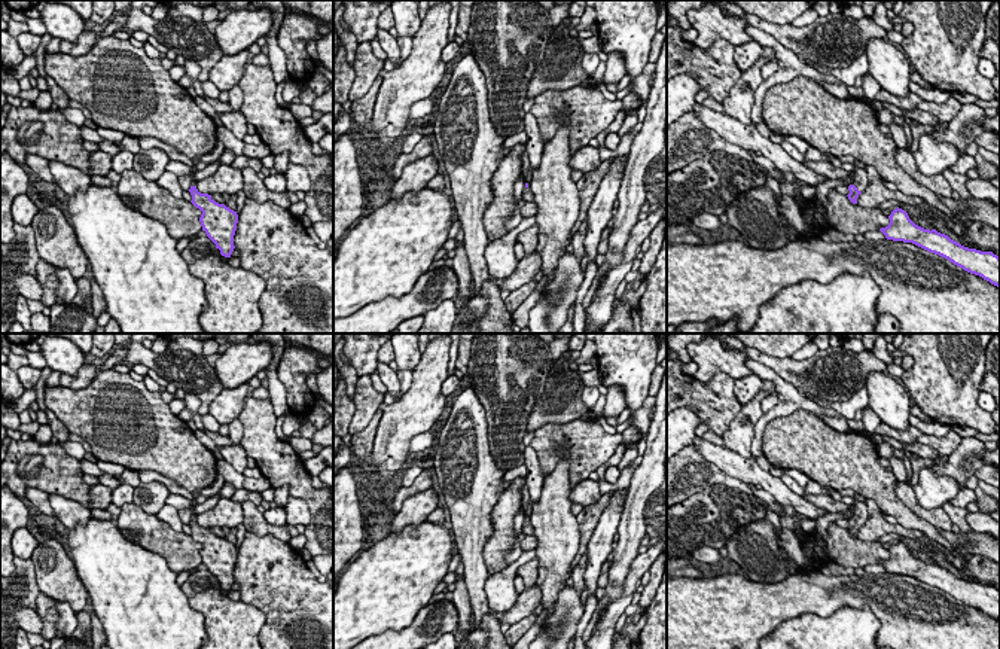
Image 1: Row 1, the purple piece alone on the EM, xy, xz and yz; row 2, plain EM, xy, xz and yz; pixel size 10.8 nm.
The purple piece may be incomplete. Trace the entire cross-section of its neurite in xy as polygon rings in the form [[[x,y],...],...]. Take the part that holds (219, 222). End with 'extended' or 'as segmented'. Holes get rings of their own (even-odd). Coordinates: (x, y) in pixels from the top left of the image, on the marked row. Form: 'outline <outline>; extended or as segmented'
outline [[[170,159],[165,167],[165,171],[174,173],[177,177],[190,176],[190,195],[192,204],[202,211],[199,222],[202,231],[207,237],[216,244],[216,249],[220,250],[220,255],[231,258],[235,246],[234,235],[237,231],[238,214],[225,204],[216,202],[211,195],[201,194],[196,189],[195,168],[189,167],[180,161]]]; extended

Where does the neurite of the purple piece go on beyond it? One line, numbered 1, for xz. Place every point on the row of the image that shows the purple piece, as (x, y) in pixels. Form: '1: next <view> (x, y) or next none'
1: next xz (527, 195)

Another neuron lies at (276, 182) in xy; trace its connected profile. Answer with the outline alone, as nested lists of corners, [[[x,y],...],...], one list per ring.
[[[271,174],[263,179],[263,183],[268,191],[272,192],[286,192],[286,177],[284,174]]]

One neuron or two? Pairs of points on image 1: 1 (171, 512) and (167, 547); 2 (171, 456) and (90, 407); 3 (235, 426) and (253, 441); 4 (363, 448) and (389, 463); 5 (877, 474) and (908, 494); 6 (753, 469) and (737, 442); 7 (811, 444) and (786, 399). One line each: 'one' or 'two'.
1: two
2: one
3: two
4: two
5: two
6: two
7: two

